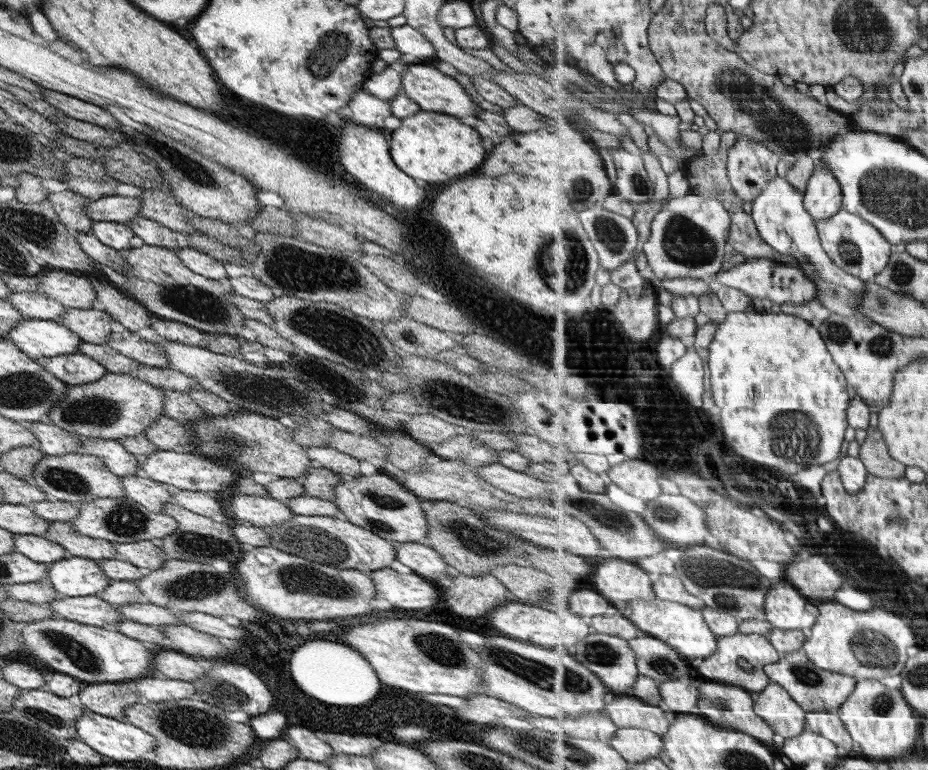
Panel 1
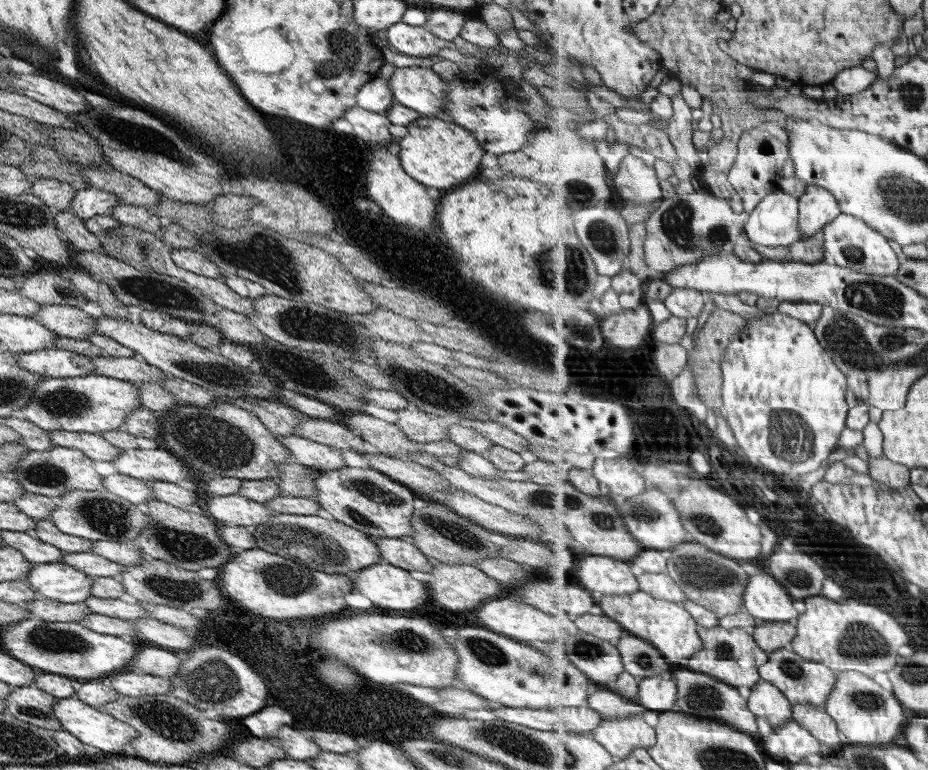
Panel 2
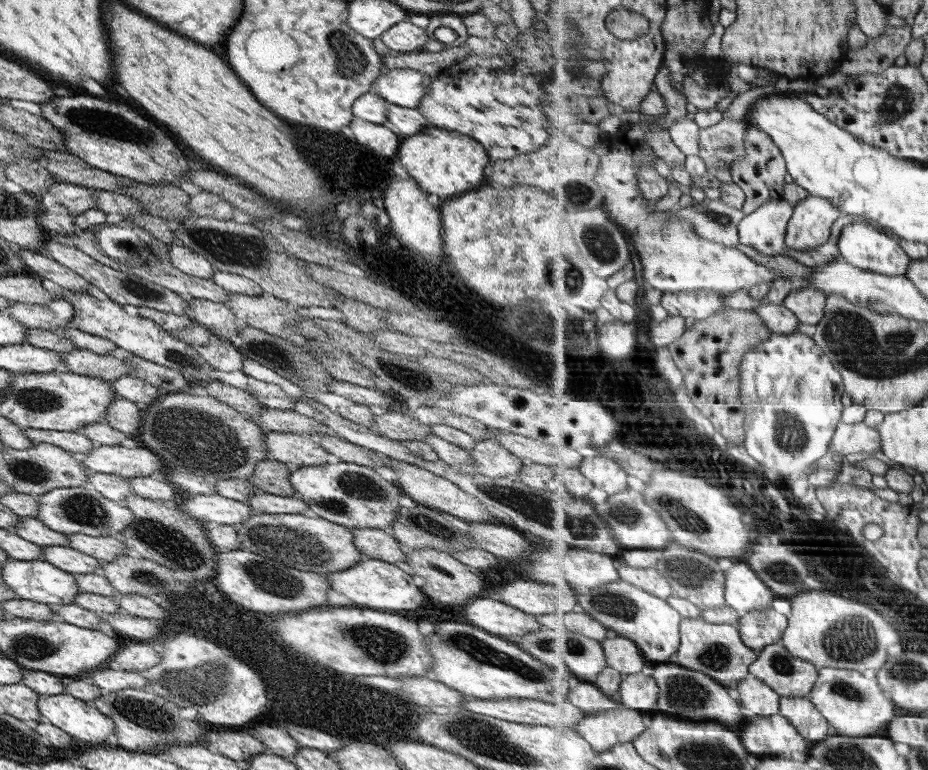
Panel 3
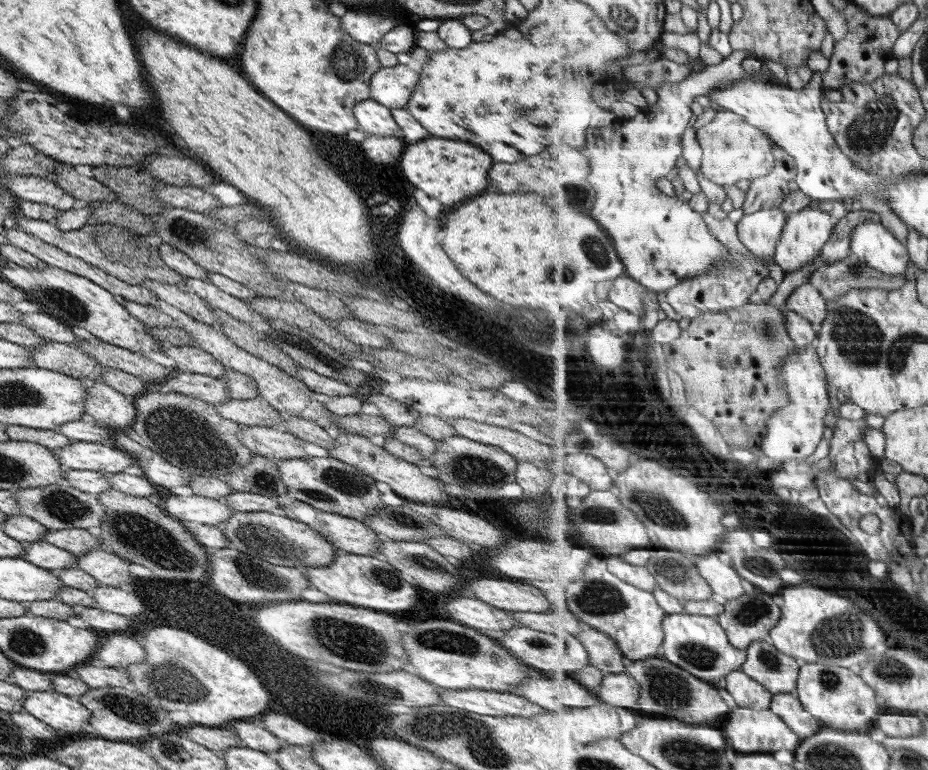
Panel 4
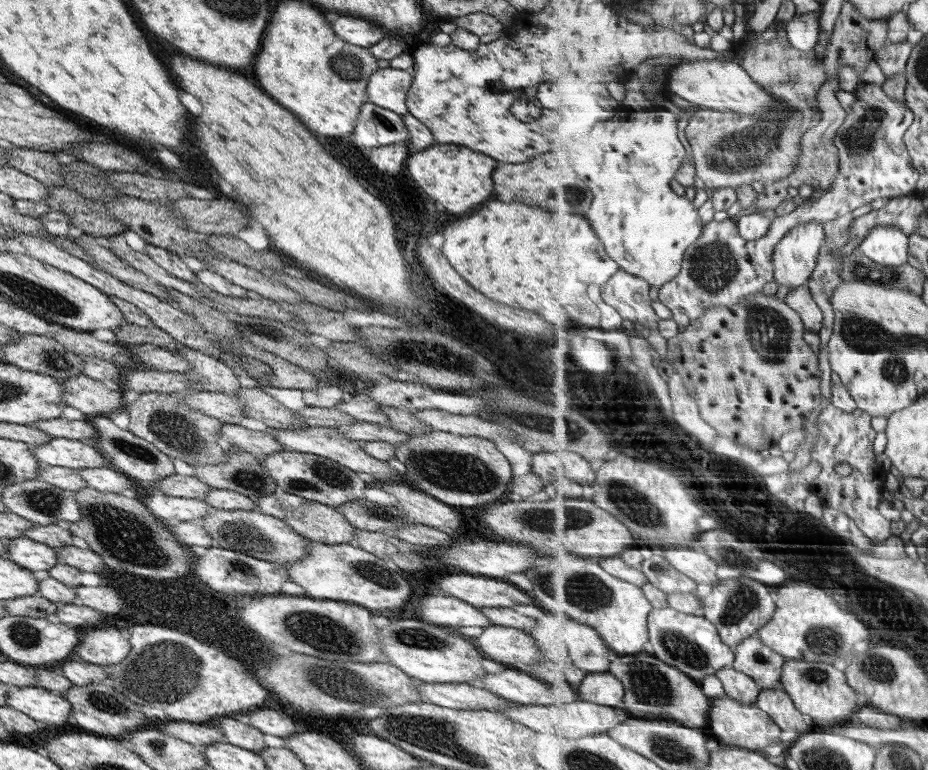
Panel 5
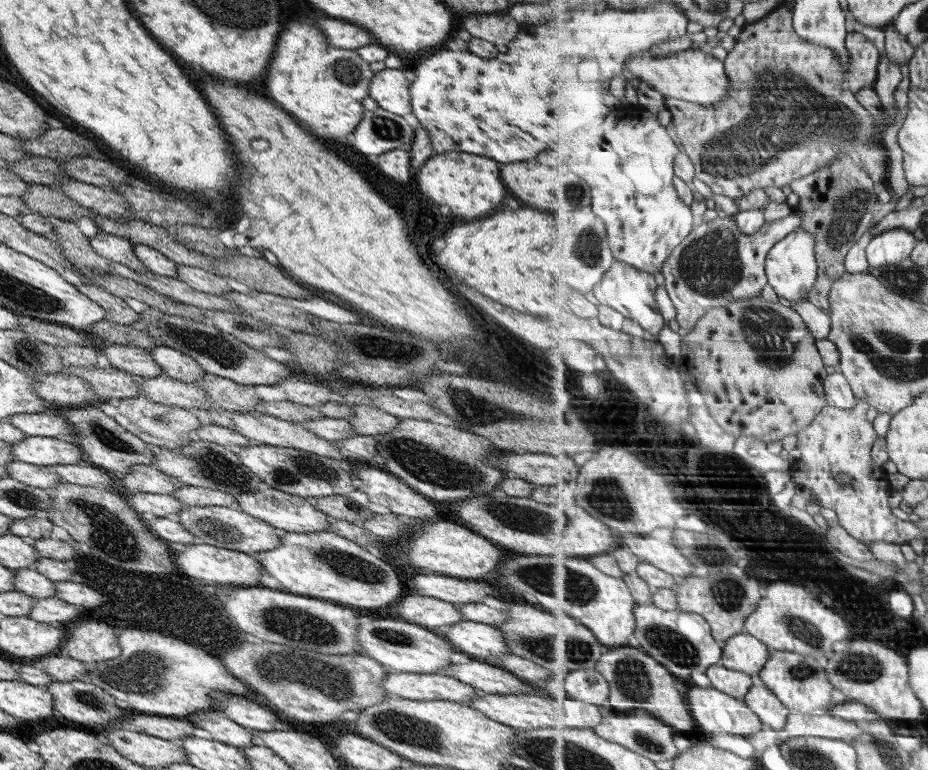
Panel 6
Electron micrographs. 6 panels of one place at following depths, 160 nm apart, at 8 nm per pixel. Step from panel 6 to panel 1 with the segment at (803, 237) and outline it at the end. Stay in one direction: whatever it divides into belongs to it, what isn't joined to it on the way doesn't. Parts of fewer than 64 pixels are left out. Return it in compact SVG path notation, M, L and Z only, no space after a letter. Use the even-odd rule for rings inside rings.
M819 163L804 193L805 208L816 221L831 218L843 208L844 194L839 179L829 167Z

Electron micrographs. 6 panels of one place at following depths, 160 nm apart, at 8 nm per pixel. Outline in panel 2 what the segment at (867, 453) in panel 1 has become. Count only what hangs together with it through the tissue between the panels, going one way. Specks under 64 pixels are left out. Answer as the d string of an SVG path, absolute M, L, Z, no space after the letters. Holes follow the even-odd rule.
M883 456L881 458L870 457L869 474L874 480L881 484L886 484L893 489L902 489L910 485L911 471L910 467Z

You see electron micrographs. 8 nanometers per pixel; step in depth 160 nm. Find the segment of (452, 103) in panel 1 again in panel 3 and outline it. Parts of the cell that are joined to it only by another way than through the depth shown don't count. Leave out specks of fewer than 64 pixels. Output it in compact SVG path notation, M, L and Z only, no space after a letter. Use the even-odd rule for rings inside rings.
M395 68L378 75L370 90L383 98L386 104L417 109L419 99L430 85L431 76L408 68Z

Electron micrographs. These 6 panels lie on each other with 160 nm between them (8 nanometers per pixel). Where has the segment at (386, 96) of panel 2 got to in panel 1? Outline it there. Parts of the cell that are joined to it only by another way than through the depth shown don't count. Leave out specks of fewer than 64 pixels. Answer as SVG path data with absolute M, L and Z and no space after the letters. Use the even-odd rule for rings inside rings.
M399 63L386 65L383 71L371 73L362 84L361 88L370 92L373 96L380 98L383 102L389 102L400 89L401 75L404 66Z

